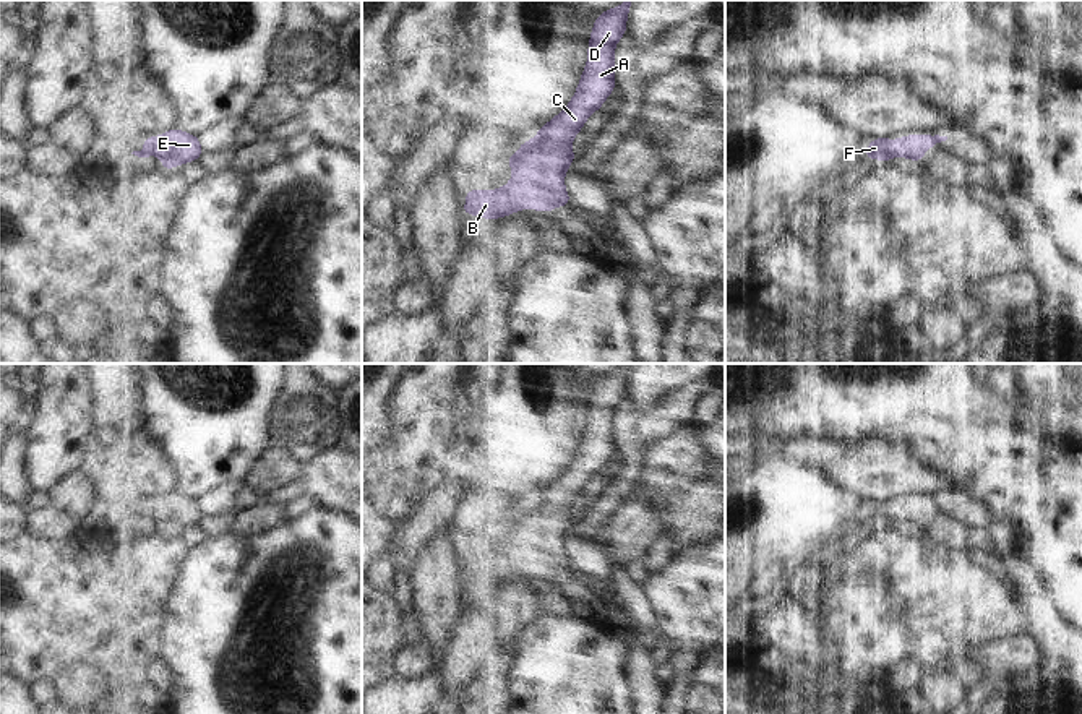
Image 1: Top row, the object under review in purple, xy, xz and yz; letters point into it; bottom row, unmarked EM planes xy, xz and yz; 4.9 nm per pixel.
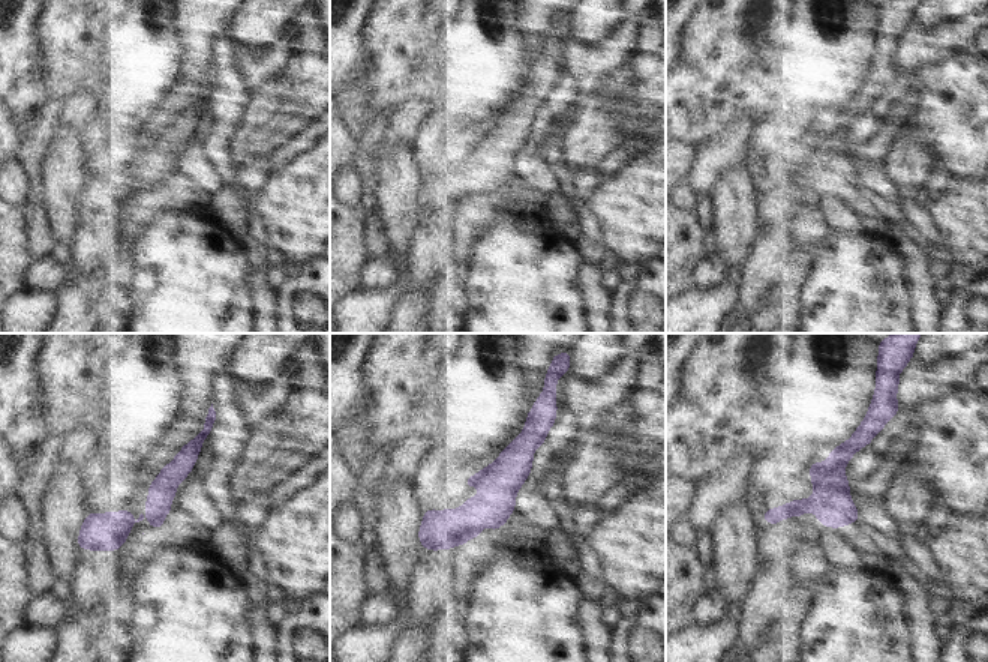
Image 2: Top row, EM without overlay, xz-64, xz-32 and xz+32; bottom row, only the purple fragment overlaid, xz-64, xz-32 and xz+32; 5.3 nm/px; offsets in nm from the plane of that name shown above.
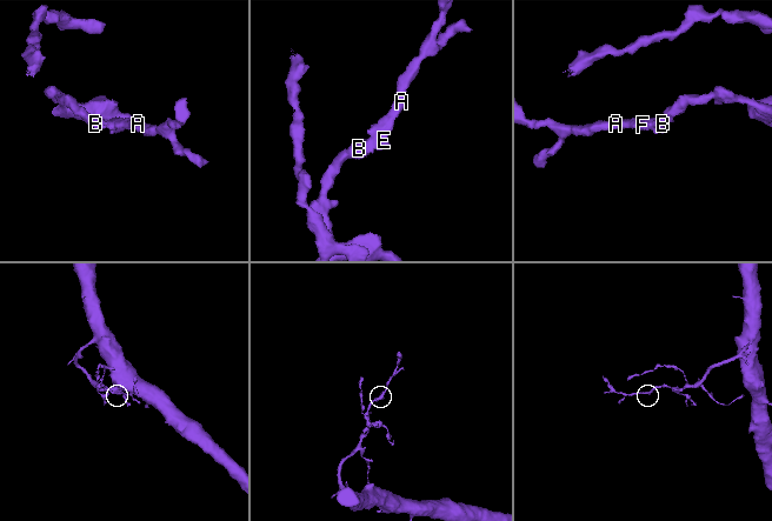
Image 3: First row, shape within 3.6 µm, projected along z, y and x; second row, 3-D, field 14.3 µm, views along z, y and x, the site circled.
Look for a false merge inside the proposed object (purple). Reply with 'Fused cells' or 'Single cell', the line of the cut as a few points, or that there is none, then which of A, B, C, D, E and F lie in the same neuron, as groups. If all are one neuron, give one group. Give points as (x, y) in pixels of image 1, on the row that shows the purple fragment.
Single cell. No split. Groups: A B C D E F

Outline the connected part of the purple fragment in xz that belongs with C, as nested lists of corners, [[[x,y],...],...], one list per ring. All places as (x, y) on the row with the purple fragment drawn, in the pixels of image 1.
[[[626,0],[595,18],[587,47],[589,58],[573,99],[532,140],[521,143],[516,154],[508,156],[508,166],[516,174],[506,187],[467,190],[462,214],[493,221],[524,211],[526,206],[548,213],[571,203],[565,188],[565,174],[577,157],[571,143],[616,86],[615,45],[626,34],[633,3],[634,0]]]

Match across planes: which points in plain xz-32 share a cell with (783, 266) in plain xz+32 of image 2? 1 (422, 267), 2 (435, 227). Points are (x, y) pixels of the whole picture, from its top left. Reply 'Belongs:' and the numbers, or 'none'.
Belongs: 1, 2

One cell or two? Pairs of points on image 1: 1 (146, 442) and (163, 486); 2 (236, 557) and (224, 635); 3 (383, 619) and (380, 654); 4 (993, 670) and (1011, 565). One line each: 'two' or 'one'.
1: one
2: one
3: one
4: two

